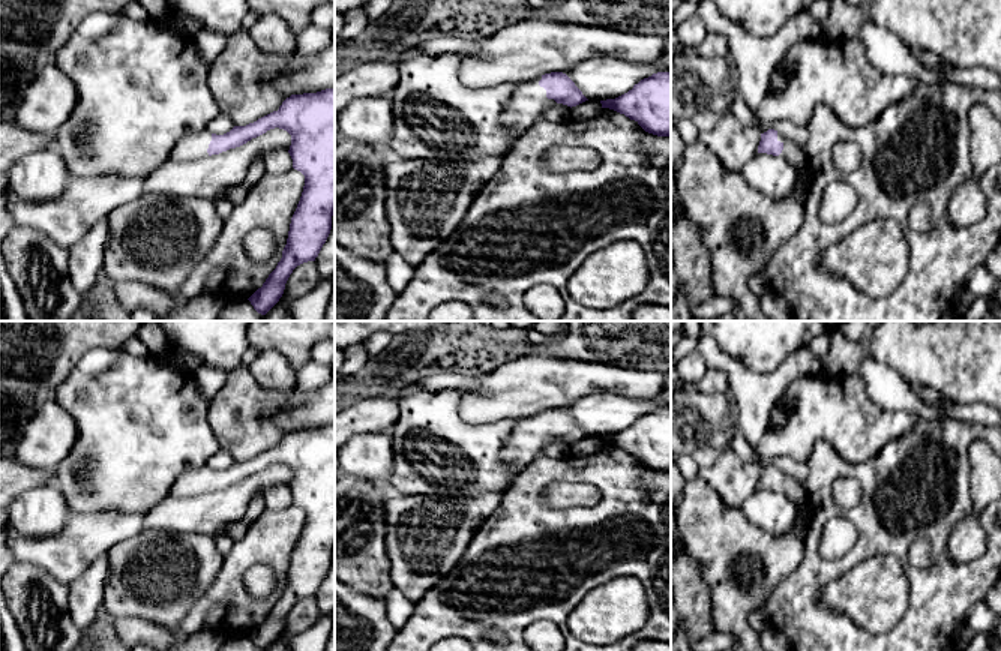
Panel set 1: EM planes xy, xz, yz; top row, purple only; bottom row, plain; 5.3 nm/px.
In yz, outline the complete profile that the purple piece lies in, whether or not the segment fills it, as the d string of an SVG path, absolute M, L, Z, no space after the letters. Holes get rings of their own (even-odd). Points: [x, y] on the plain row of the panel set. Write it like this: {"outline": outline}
{"outline": "M768 465L761 470L758 489L767 489L773 492L782 492L794 504L801 506L807 512L806 488L798 483L794 477L785 474L774 465Z"}

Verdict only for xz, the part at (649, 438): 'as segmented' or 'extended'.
as segmented

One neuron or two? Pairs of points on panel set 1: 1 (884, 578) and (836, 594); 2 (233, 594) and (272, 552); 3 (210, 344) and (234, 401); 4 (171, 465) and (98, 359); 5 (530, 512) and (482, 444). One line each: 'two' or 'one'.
1: one
2: one
3: two
4: one
5: two

